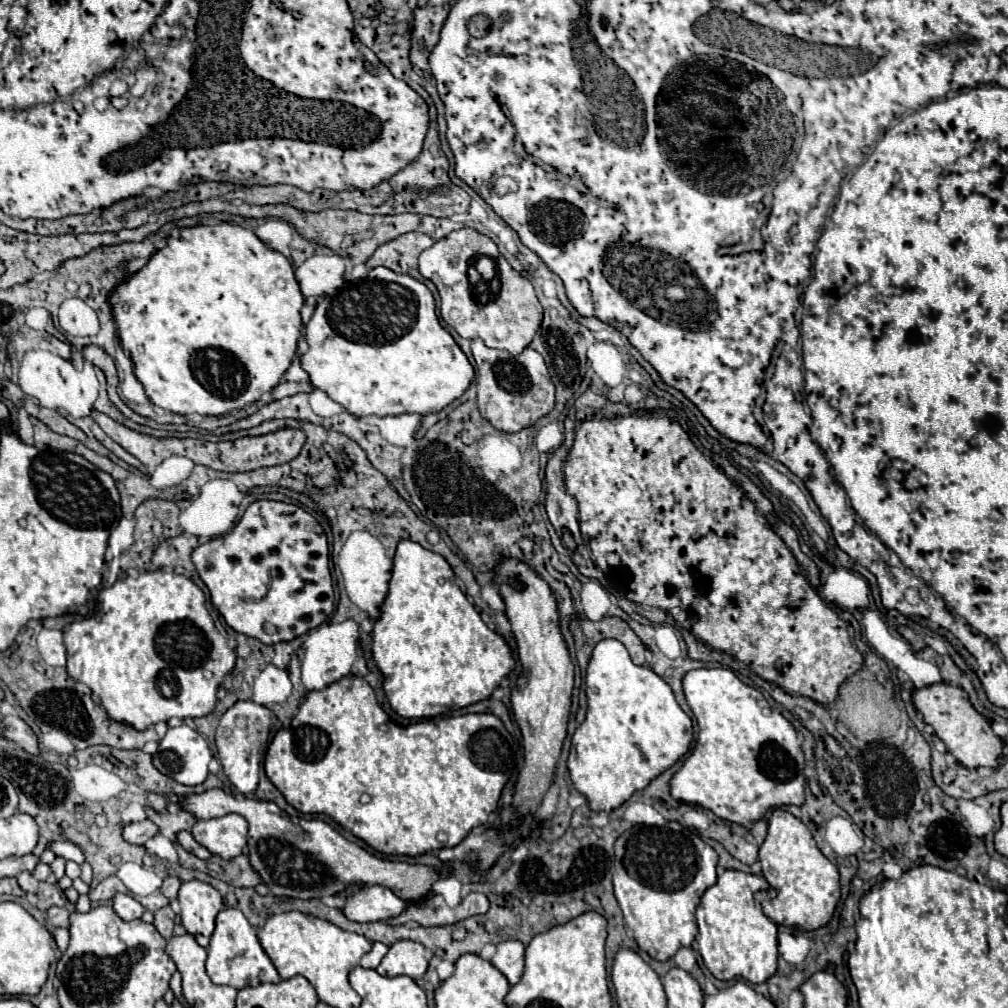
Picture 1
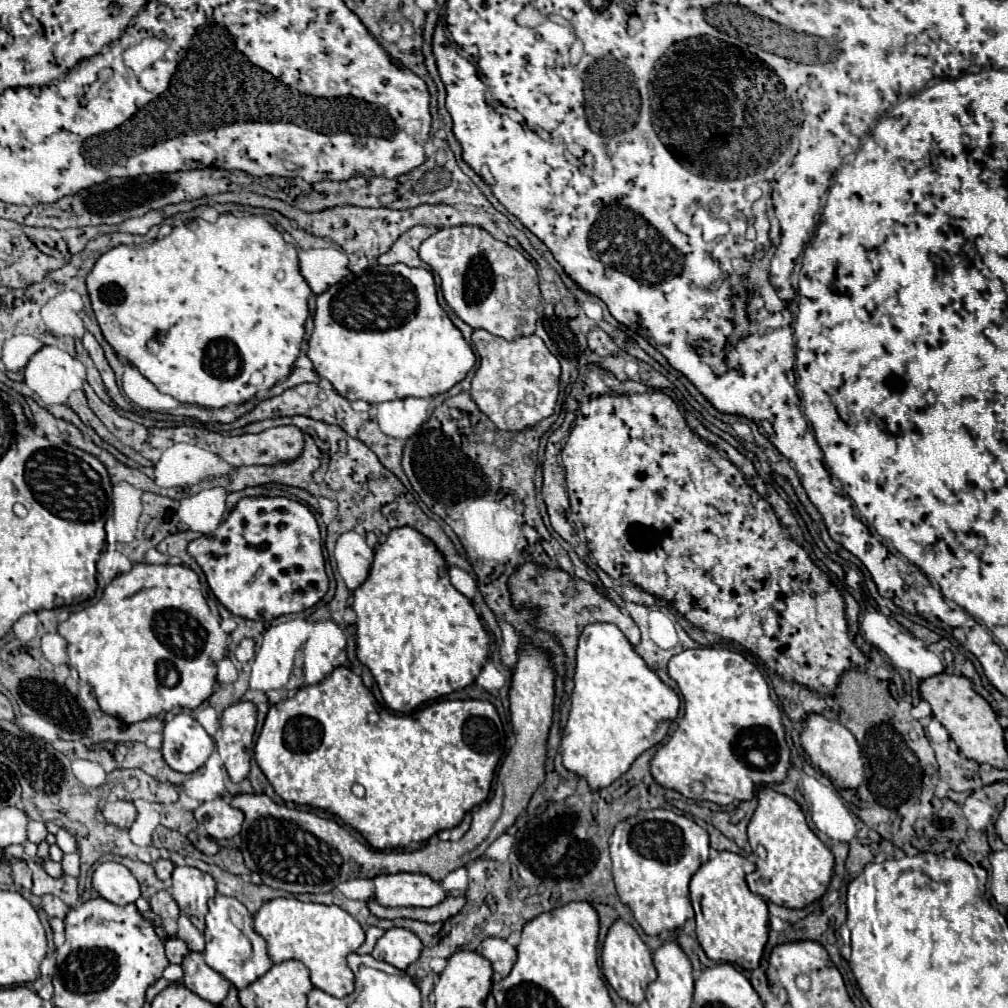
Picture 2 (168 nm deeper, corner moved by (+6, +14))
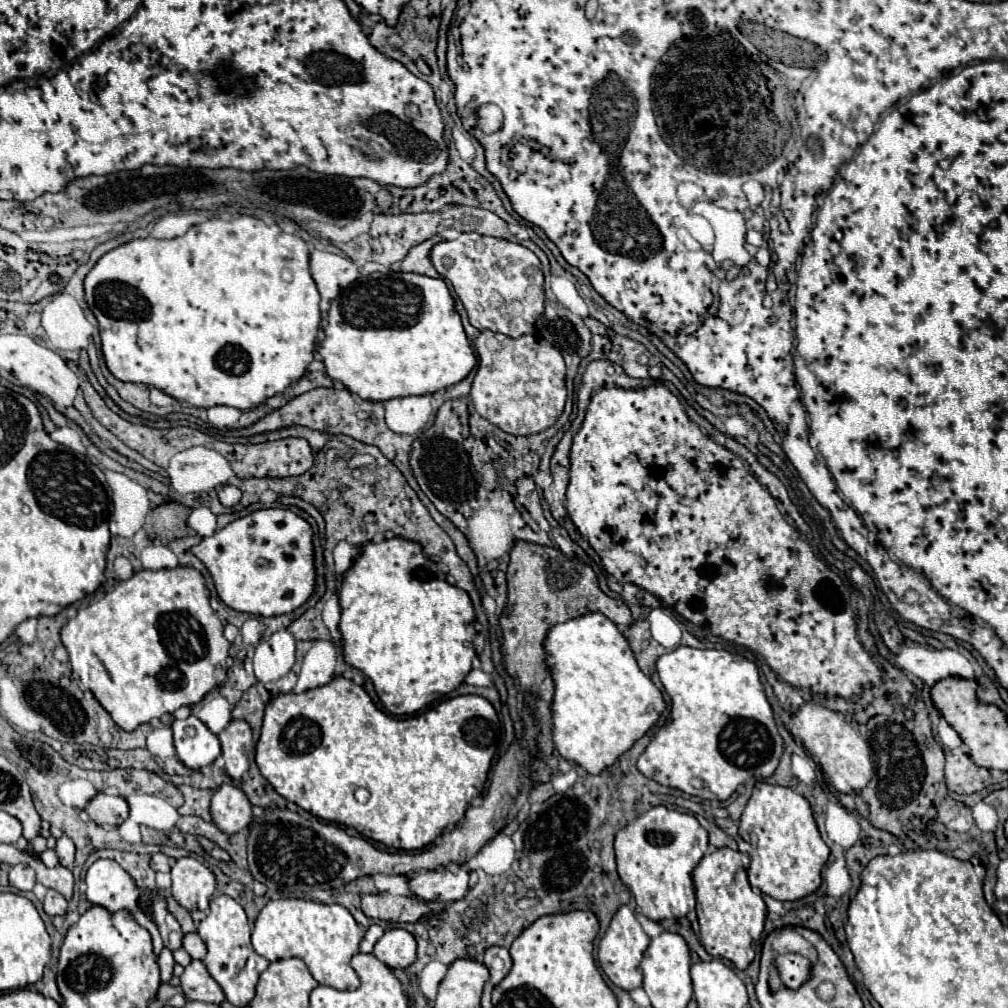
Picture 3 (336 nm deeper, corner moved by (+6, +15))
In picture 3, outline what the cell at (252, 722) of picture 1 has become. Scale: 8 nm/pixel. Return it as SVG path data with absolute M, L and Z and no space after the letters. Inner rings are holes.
M232 719L230 725L218 735L222 743L222 757L226 761L226 773L230 779L240 781L248 771L248 757L244 751L244 743L252 739L250 725L240 719Z

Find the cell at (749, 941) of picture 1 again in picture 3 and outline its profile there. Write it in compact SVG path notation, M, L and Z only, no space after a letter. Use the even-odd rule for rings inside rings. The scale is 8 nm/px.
M722 847L710 855L704 855L692 873L700 923L700 941L712 957L732 961L736 969L746 969L752 963L766 921L764 899L750 889L746 877L748 865L748 855Z

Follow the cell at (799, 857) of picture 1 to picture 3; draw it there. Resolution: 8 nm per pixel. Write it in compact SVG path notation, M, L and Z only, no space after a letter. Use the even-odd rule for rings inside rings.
M758 781L754 785L752 797L750 797L742 817L740 817L738 829L740 829L740 837L752 845L752 851L748 853L752 859L752 863L748 867L748 881L752 885L752 889L758 889L760 893L770 895L772 899L778 899L778 901L798 901L802 897L812 895L820 887L822 869L828 861L830 849L822 841L818 827L816 827L816 821L812 817L810 805L800 793L796 793L790 787L768 785L768 783Z

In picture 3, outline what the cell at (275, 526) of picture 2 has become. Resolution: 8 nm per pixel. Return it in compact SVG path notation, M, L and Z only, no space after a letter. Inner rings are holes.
M258 509L246 517L228 523L212 537L204 537L198 545L192 547L192 553L206 565L214 579L218 597L230 609L250 613L254 617L276 617L298 609L302 603L308 601L308 597L312 597L312 589L316 587L312 537L314 533L310 523L290 509Z

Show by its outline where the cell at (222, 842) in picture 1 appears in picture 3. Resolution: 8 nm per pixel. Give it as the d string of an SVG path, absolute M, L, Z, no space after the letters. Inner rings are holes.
M222 785L210 803L212 823L226 835L246 829L252 821L248 797L236 785Z

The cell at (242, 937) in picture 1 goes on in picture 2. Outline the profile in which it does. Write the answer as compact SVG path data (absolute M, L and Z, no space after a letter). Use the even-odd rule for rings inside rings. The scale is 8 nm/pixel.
M216 894L212 902L208 902L208 908L210 910L206 914L206 928L204 928L206 964L218 974L222 974L232 986L242 990L272 968L266 942L254 932L252 916L248 914L248 910L244 910L244 906L236 898Z

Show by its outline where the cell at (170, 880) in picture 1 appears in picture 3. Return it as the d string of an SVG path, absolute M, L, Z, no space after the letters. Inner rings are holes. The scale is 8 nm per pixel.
M156 853L156 855L152 855L150 867L152 867L154 871L164 871L164 873L168 873L168 871L170 871L170 859L168 859L164 853Z

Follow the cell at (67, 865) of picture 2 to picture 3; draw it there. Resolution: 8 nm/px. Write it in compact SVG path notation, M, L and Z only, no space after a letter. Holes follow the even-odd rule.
M64 835L58 839L58 845L56 845L56 855L60 859L60 865L64 865L66 869L74 869L74 843Z

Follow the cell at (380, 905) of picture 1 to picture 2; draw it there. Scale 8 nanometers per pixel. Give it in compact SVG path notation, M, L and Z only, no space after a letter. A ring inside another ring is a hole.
M382 874L380 878L374 878L374 884L374 898L382 906L430 908L448 896L442 882L436 882L426 874Z

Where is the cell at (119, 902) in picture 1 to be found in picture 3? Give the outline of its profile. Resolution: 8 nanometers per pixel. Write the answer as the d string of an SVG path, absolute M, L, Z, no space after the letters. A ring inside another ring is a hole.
M98 859L90 865L86 873L86 899L92 905L106 907L108 911L130 909L138 924L151 934L154 953L159 955L164 948L161 935L156 924L139 910L138 897L140 889L132 877L128 877L128 873L116 865L116 861Z

